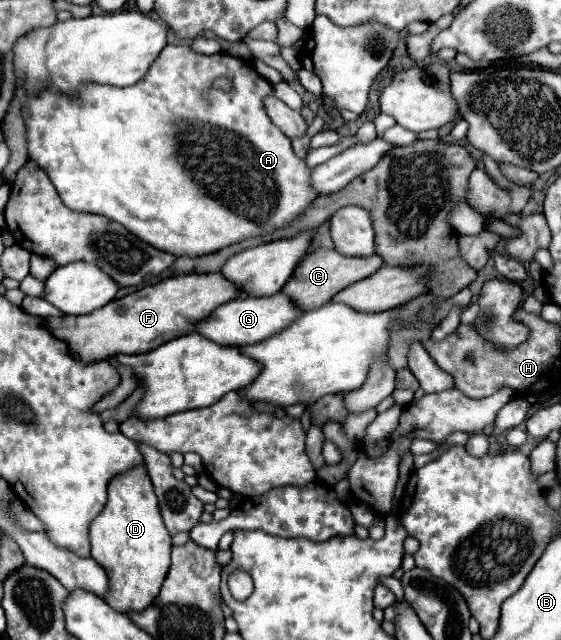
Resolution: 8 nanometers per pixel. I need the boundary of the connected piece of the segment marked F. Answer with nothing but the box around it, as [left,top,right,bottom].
[45,272,239,362]

